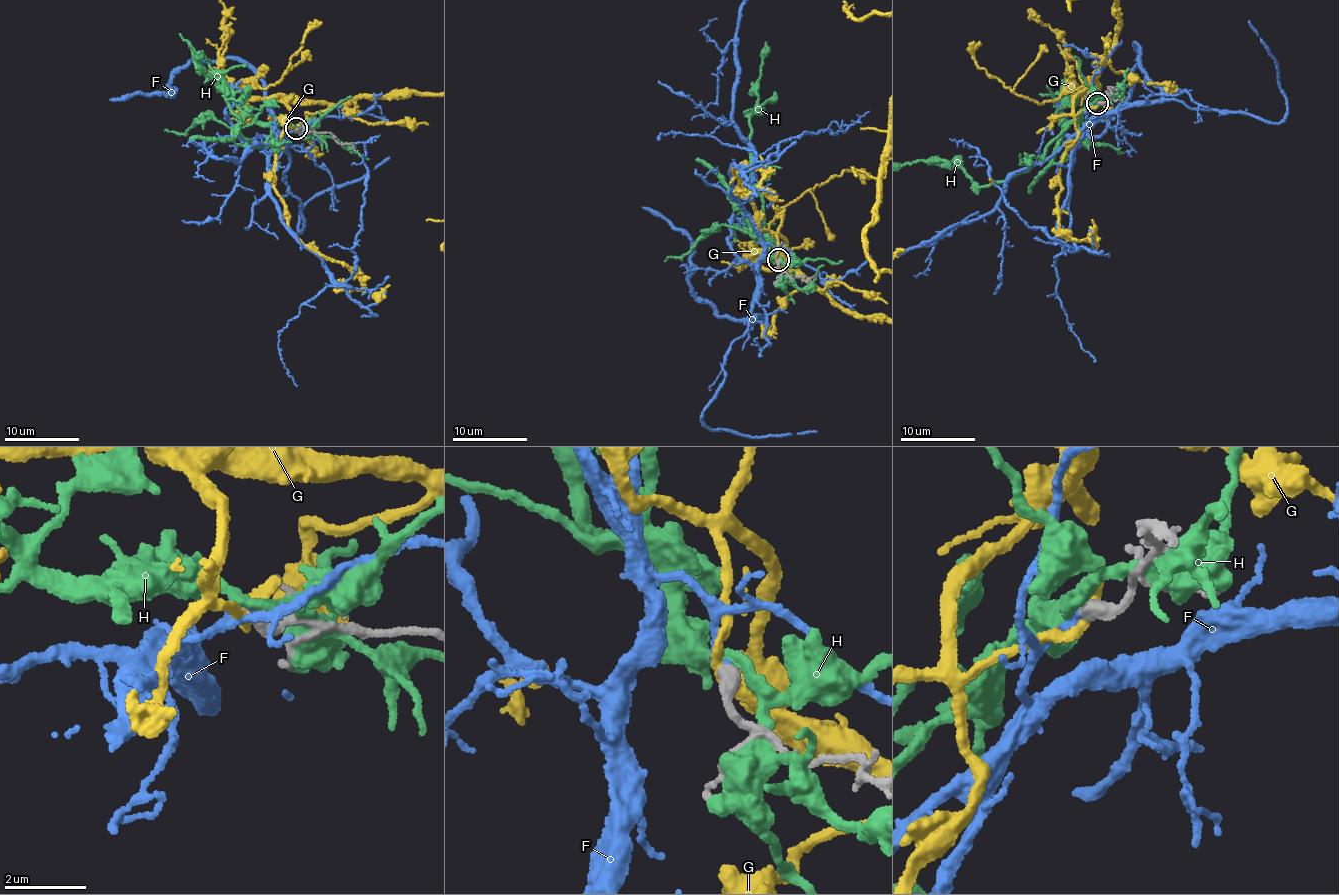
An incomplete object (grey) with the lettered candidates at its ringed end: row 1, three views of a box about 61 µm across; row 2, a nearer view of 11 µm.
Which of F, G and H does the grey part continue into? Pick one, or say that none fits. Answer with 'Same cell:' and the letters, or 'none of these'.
Same cell: F

